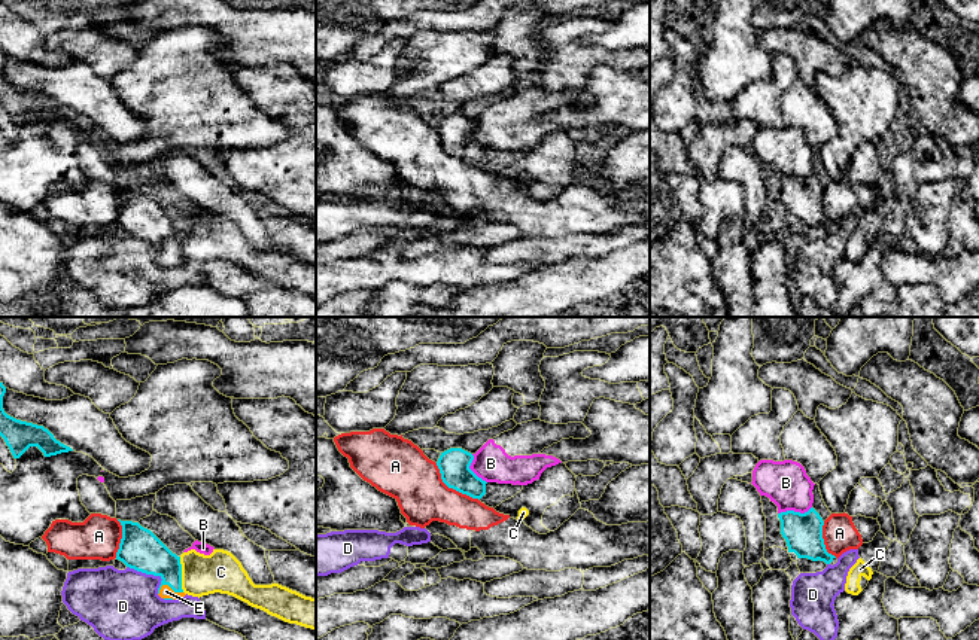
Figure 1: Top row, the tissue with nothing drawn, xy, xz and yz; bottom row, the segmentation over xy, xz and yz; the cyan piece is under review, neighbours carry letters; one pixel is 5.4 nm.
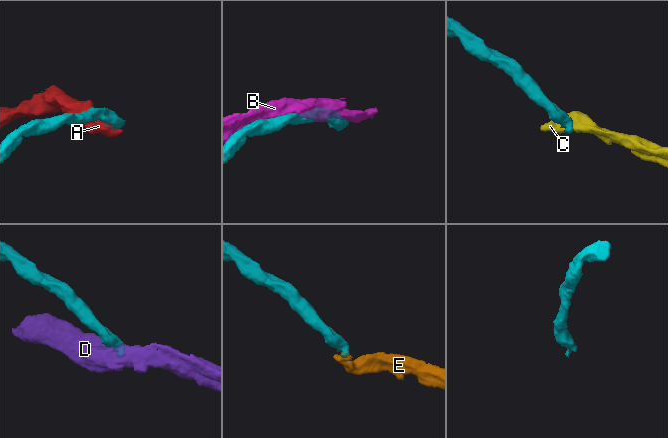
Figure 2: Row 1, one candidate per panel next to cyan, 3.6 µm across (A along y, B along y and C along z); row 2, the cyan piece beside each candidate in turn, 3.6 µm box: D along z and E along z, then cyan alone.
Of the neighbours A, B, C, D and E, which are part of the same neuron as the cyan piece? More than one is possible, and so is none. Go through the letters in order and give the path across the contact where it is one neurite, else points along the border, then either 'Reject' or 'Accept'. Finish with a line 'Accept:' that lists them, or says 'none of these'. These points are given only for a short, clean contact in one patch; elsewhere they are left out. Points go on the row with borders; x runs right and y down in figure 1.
A: Boundary: xz (435, 463), (440, 478), (449, 487), (479, 500). Reject
B: Reject
C: Boundary: xy (179, 557), (181, 588), (184, 591). Reject
D: Boundary: xy (127, 566), (157, 575), (161, 579), (158, 593). Reject
E: Path across: xy (143, 551), (170, 578), (170, 587), (166, 591). Accept
Accept: E

